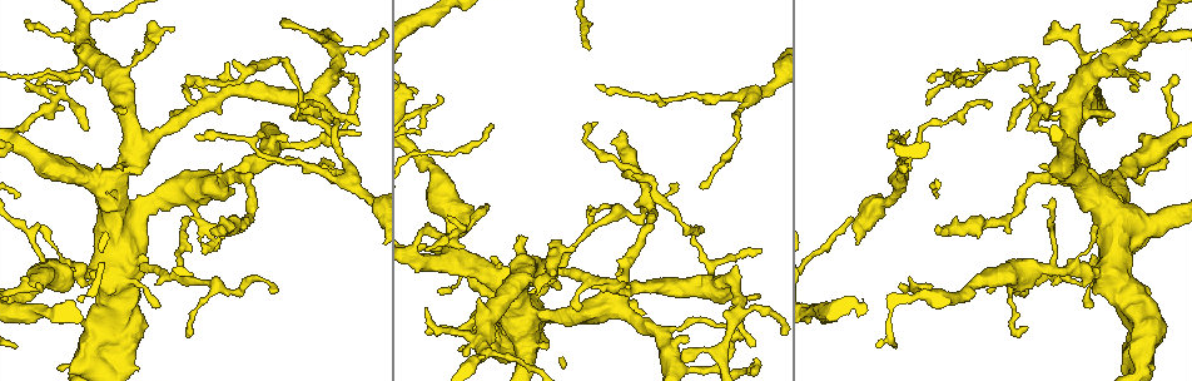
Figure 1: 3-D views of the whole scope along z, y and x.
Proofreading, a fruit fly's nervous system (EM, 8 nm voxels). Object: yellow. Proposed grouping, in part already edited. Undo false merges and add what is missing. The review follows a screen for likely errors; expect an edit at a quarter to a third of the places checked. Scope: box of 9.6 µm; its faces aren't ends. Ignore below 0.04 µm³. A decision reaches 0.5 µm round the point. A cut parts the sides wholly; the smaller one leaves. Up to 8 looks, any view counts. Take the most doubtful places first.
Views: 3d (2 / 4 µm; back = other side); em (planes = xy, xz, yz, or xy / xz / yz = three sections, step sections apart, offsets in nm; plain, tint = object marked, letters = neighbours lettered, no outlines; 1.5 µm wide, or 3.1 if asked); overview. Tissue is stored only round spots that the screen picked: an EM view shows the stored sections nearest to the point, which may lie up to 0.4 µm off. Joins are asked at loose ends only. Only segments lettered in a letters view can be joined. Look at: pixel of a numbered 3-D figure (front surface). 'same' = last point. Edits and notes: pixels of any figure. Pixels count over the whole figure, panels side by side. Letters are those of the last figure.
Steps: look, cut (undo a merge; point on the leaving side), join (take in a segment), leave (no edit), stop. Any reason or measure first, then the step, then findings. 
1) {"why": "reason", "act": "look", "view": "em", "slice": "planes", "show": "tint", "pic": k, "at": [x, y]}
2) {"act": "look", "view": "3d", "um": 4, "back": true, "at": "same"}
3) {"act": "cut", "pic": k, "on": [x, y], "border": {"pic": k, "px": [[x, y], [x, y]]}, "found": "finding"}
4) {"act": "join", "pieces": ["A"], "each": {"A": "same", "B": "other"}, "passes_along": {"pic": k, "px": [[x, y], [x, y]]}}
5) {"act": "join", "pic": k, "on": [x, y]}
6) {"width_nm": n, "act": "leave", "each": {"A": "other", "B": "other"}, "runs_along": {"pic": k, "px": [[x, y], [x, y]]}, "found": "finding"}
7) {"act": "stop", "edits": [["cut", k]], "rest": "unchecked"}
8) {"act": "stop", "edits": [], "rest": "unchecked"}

{"why": "free end", "act": "look", "view": "em", "slice": "xy", "step": 4, "show": "letters", "pic": 1, "at": [123, 110]}

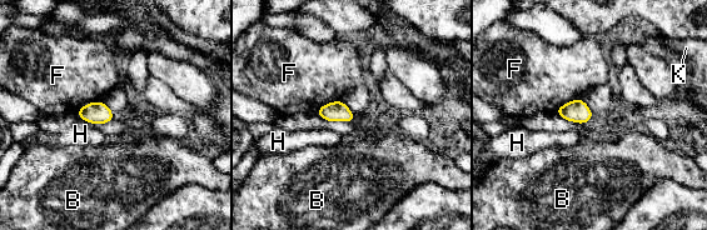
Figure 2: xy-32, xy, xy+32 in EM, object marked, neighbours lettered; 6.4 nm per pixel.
{"act": "look", "view": "em", "slice": "planes", "show": "letters", "at": "same"}

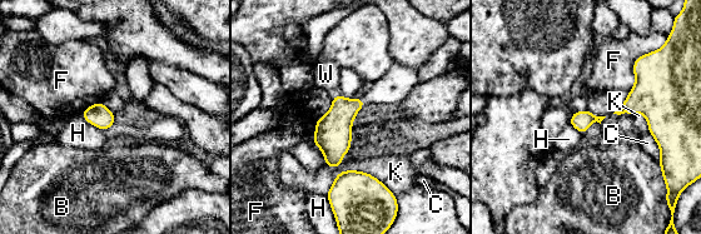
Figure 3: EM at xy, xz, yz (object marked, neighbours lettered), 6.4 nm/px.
{"act": "join", "pieces": ["W"], "each": {"B": "other", "C": "other", "F": "other", "H": "other", "K": "other", "W": "same"}, "passes_along": {"pic": 3, "px": [[333, 132], [337, 95], [326, 74]]}, "found": "it goes on there"}

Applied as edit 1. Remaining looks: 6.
{"act": "look", "view": "overview"}

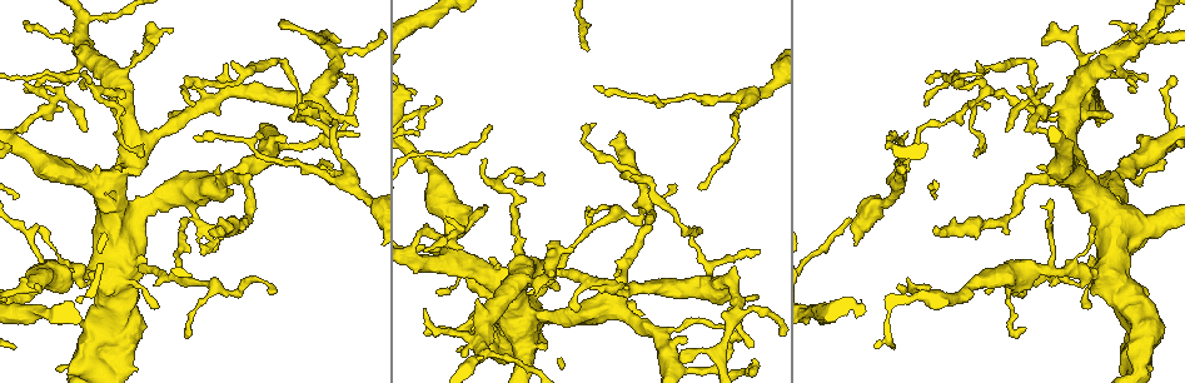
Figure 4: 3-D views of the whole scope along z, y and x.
{"why": "free end", "act": "look", "view": "em", "slice": "xy", "step": 8, "show": "letters", "pic": 4, "at": [284, 21]}

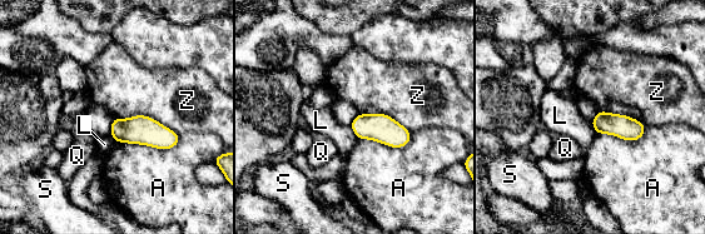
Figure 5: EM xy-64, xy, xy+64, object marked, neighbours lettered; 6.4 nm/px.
{"why": "cut it another way", "act": "look", "view": "em", "slice": "planes", "show": "letters", "at": "same"}

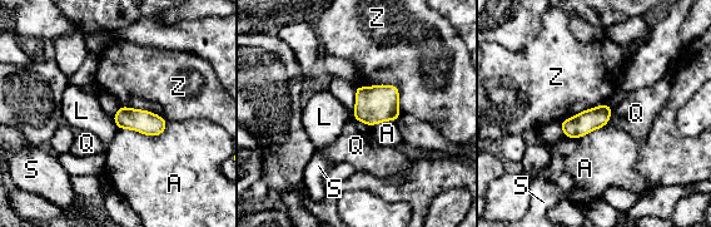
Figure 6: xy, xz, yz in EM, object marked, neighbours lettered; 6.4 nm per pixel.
{"width_nm": 150, "act": "leave", "each": {"A": "other", "L": "other", "Q": "other", "S": "other", "Z": "other"}, "border": {"pic": 6, "px": [[356, 85], [394, 84], [402, 114]]}, "found": "no lettered segment goes on from it"}

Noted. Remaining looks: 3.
{"why": "tapers out", "act": "look", "view": "em", "slice": "planes", "show": "plain", "pic": 4, "at": [1091, 228]}

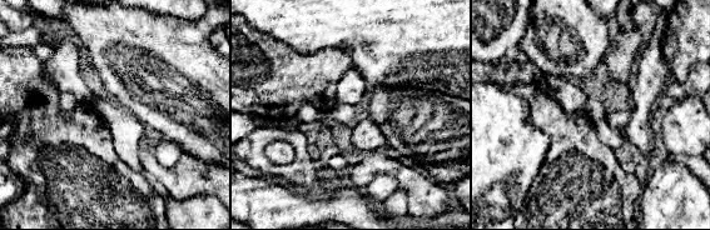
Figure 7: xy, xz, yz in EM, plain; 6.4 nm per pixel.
{"act": "look", "view": "em", "slice": "planes", "show": "tint", "at": "same"}

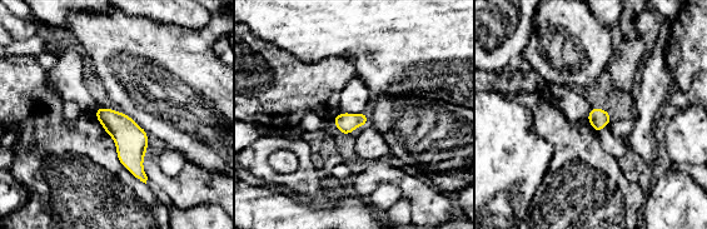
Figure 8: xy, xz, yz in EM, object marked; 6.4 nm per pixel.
{"act": "look", "view": "em", "slice": "planes", "show": "letters", "at": "same"}

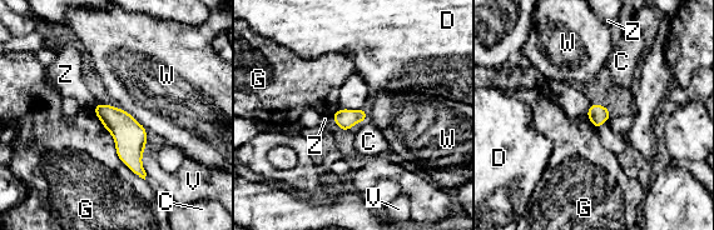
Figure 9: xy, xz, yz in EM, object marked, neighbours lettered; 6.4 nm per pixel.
{"act": "leave", "each": {"C": "other", "D": "other", "G": "other", "V": "other", "W": "other", "Z": "other"}, "border": {"pic": 9, "px": [[118, 108], [128, 111], [145, 129]]}, "found": "none of them fits"}

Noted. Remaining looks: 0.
{"act": "stop", "edits": [["join", 3]], "rest": "unchecked"}

